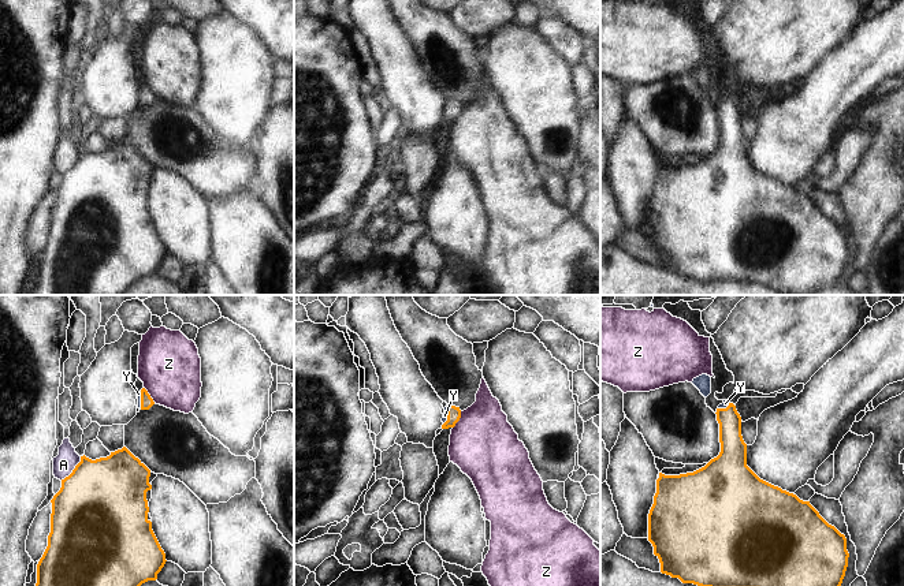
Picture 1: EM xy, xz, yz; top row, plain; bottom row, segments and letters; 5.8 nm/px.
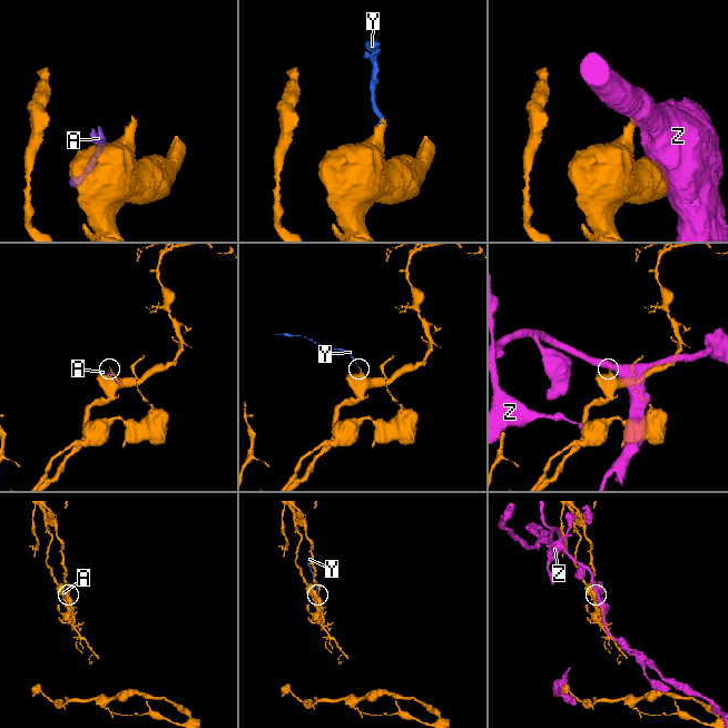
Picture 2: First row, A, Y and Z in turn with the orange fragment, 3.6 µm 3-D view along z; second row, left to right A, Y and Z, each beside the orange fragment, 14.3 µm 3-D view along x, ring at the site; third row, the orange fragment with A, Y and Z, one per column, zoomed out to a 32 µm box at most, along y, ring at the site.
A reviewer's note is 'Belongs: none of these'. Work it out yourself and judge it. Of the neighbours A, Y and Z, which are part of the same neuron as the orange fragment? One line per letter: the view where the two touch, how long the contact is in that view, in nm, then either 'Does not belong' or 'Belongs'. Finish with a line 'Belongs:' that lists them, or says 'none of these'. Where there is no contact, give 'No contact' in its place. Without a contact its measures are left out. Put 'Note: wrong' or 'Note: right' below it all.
A: Touches orange in xy. Shared border 190 nm. Does not belong
Y: Touches orange in xz. Shared border 110 nm. Belongs
Z: Touches orange in xz. Shared border 120 nm. Does not belong
Belongs: Y.
Note: wrong

